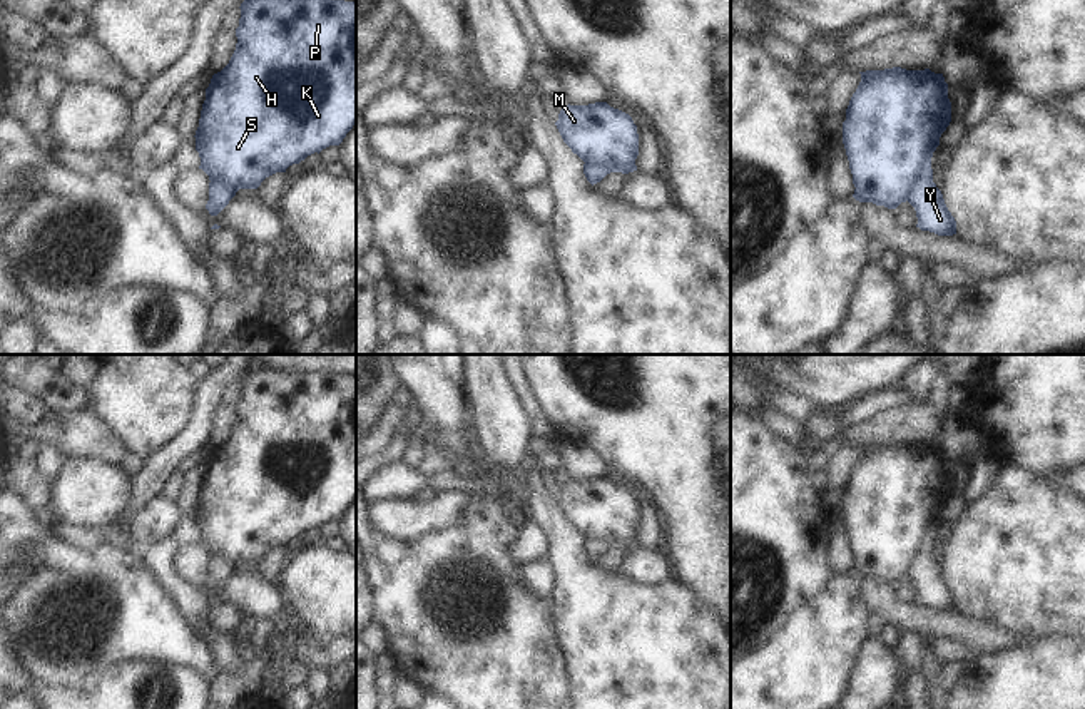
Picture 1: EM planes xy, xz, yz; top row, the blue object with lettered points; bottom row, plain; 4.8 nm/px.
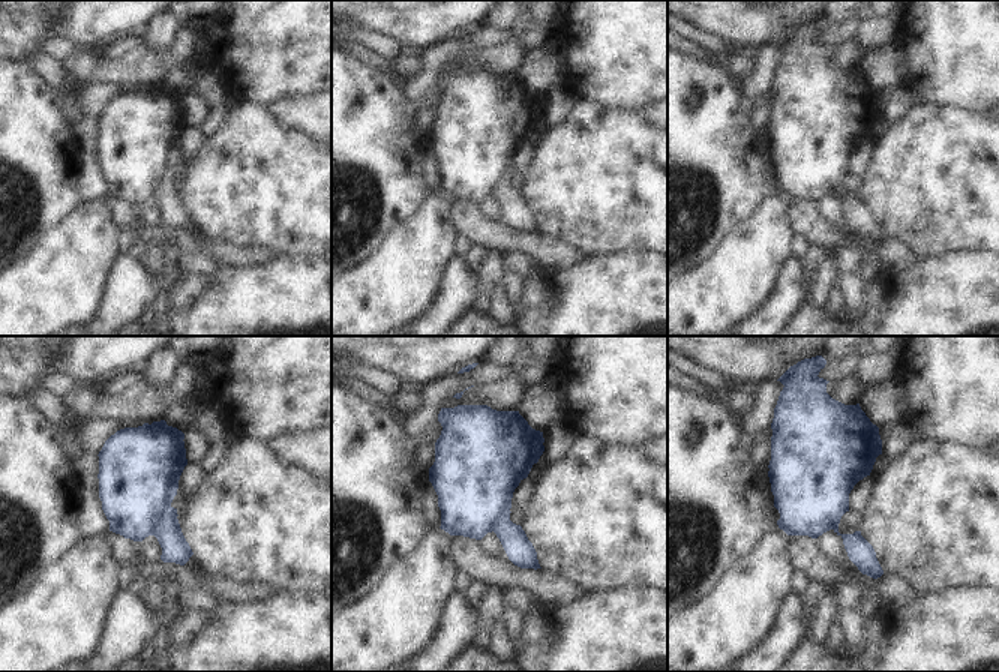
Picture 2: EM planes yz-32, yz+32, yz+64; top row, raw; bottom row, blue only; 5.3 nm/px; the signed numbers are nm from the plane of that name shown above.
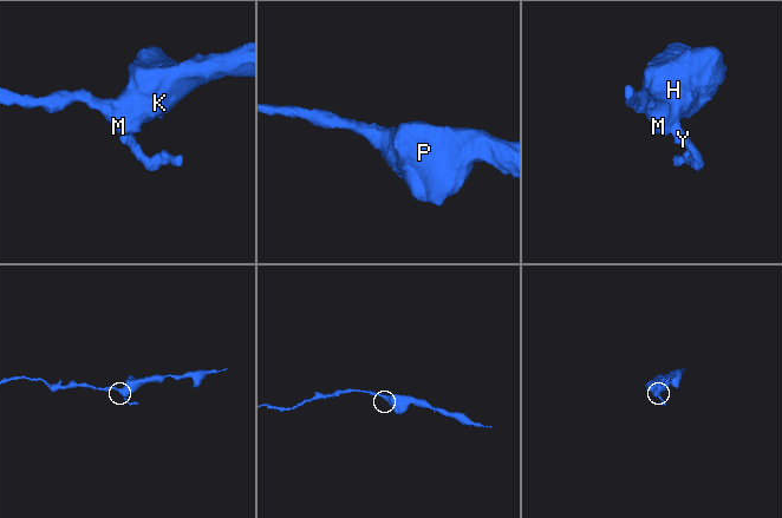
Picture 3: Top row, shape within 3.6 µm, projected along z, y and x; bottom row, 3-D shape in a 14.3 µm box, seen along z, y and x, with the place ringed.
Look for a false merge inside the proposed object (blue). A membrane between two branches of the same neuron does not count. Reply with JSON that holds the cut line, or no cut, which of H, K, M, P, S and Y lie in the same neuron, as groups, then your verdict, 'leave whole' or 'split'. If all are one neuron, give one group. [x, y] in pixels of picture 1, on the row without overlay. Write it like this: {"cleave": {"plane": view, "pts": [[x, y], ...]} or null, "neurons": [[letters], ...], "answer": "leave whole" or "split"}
{"cleave": {"plane": "yz", "pts": [[930, 542], [923, 545], [906, 574]]}, "neurons": [["H", "K", "M", "P", "S"], ["Y"]], "answer": "split"}

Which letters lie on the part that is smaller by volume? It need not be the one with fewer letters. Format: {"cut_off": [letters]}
{"cut_off": ["Y"]}

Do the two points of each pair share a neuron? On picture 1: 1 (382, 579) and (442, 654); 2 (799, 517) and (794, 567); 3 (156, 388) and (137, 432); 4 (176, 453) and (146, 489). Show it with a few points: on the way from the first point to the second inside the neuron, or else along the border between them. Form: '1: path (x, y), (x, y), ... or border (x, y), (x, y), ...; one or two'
1: path (400, 597), (438, 636); one
2: path (794, 529), (794, 555); one
3: path (146, 398), (142, 422); one
4: path (168, 462), (149, 480); one

